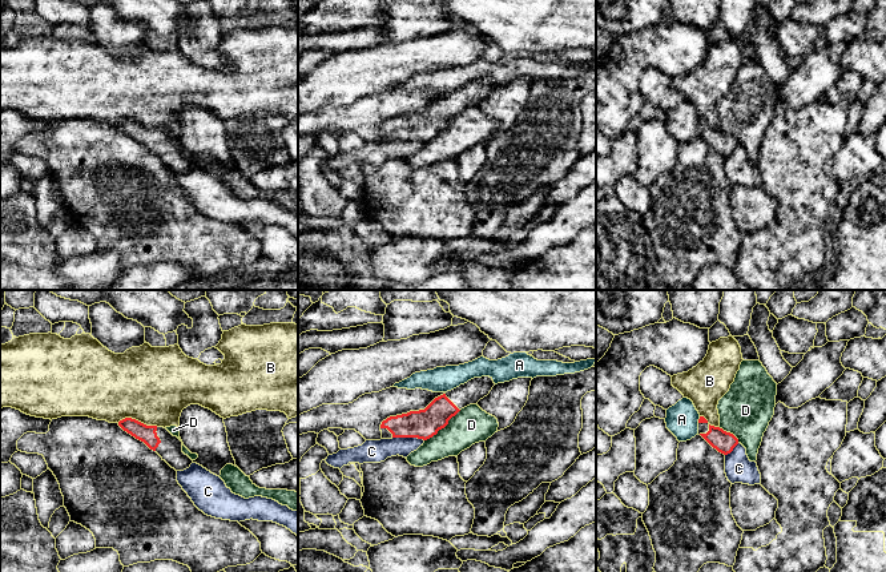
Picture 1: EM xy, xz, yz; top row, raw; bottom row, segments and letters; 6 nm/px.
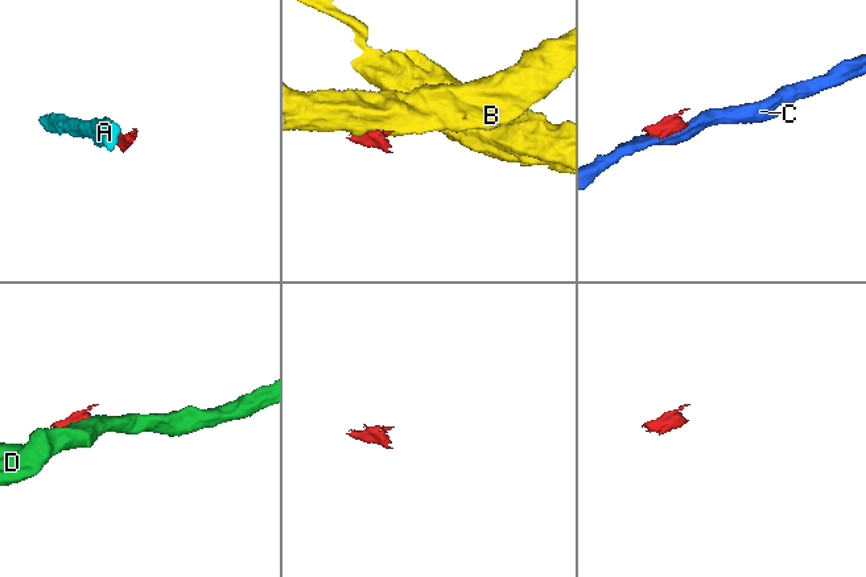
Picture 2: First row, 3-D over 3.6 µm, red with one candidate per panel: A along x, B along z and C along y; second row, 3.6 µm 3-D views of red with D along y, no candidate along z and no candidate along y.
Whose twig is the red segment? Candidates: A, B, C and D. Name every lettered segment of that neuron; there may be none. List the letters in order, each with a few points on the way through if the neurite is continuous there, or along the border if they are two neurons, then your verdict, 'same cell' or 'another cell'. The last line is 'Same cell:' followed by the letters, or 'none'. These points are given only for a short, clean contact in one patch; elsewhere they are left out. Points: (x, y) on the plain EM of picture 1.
A: border yz (700, 119), (697, 124); another cell
B: border xy (117, 124), (125, 120), (135, 120), (147, 127), (157, 128); another cell
C: another cell
D: border xz (460, 112), (425, 142); another cell
Same cell: none

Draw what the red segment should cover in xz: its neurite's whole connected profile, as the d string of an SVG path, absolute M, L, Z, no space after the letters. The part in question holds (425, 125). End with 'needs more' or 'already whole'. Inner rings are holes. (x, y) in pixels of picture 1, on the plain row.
M474 80L435 100L424 112L390 118L380 126L382 141L418 140L427 142L448 126L462 110L478 106L495 88L492 80Z | needs more

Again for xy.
M125 120L118 128L144 144L150 152L156 153L176 173L184 173L190 169L193 162L182 154L182 144L173 138L166 130L146 128L136 121Z | needs more

